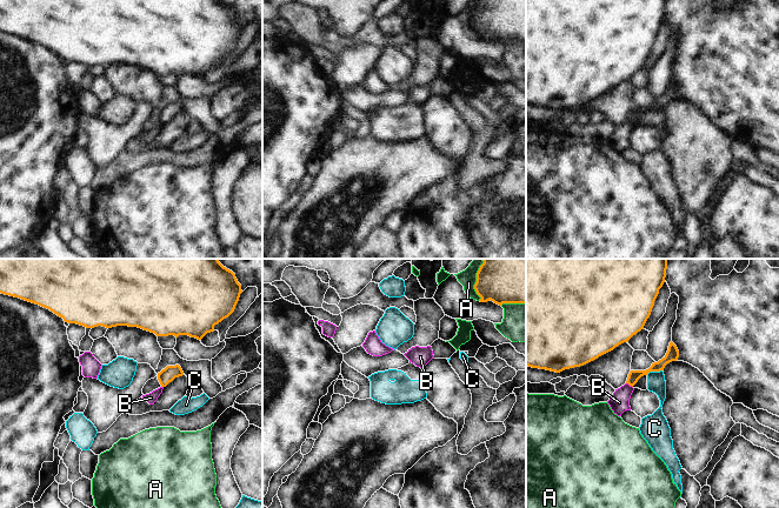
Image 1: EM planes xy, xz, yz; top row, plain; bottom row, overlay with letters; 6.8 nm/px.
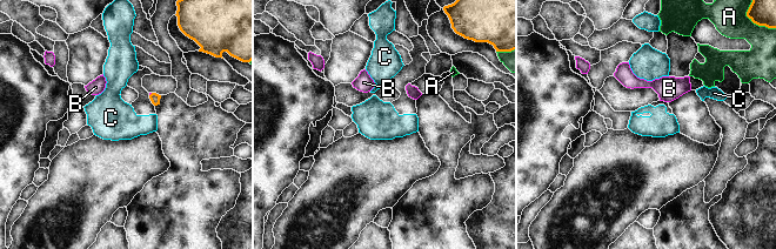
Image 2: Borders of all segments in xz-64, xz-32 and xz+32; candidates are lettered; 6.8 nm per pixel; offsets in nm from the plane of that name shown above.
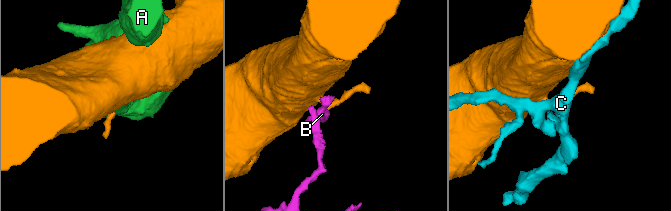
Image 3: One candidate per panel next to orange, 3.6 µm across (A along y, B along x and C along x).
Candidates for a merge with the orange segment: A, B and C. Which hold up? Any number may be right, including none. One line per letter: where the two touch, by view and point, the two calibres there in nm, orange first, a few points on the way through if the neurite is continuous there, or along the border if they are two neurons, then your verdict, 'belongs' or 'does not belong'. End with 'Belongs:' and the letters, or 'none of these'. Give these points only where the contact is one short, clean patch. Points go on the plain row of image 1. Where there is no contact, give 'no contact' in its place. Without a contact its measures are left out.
A: contact xz (475, 19); calibres 280 and 120 nm; does not belong
B: contact yz (630, 121); calibres 80 and 140 nm; border yz (626, 119), (632, 124); does not belong
C: contact yz (653, 107); calibres 90 and 130 nm; does not belong
Belongs: none of these

